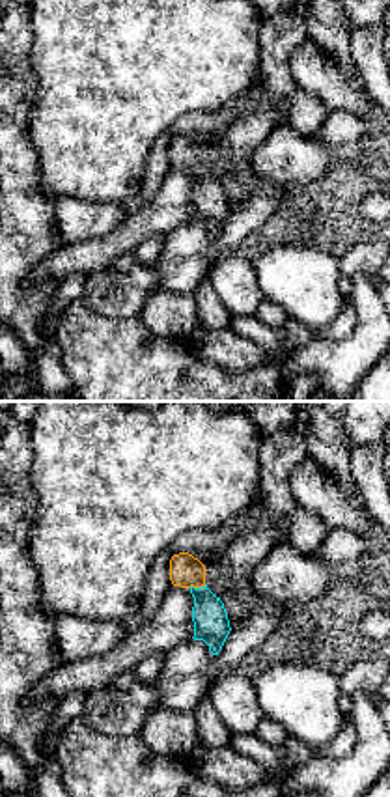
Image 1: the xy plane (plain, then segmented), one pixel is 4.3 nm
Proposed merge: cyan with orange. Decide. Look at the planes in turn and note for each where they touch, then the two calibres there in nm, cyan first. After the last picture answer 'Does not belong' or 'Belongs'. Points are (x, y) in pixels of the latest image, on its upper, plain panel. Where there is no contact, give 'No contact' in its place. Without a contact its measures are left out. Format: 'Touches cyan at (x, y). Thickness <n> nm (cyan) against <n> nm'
Touches cyan at (196, 170). Thickness 150 nm (cyan) against 140 nm

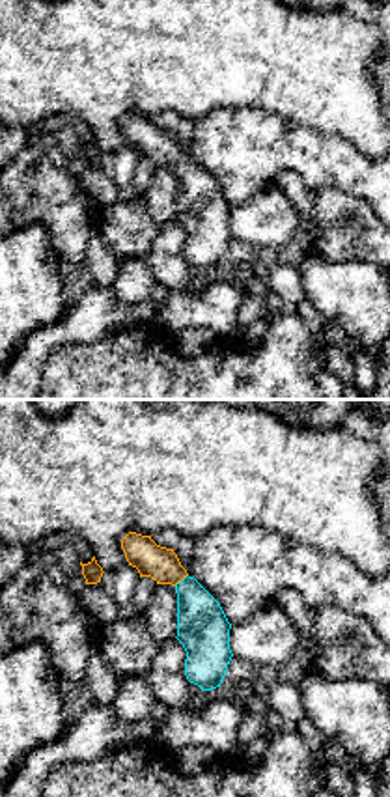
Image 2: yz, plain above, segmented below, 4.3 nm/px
Touches cyan at (181, 163). Thickness 220 nm (cyan) against 150 nm

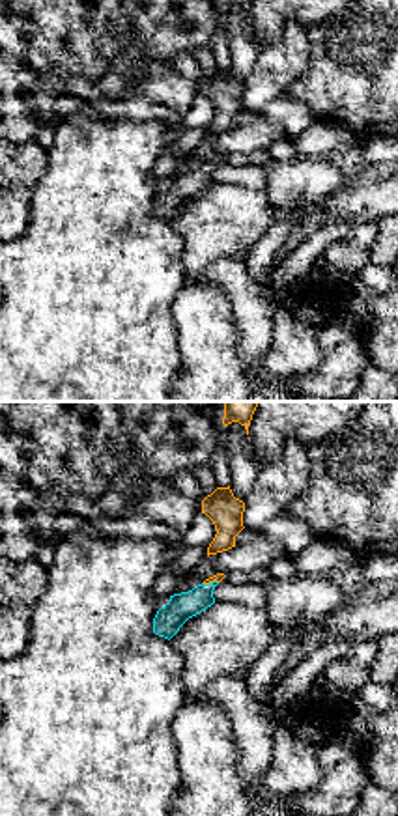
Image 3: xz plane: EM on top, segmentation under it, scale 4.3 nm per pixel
Touches cyan at (210, 165). Thickness 120 nm (cyan) against 40 nm

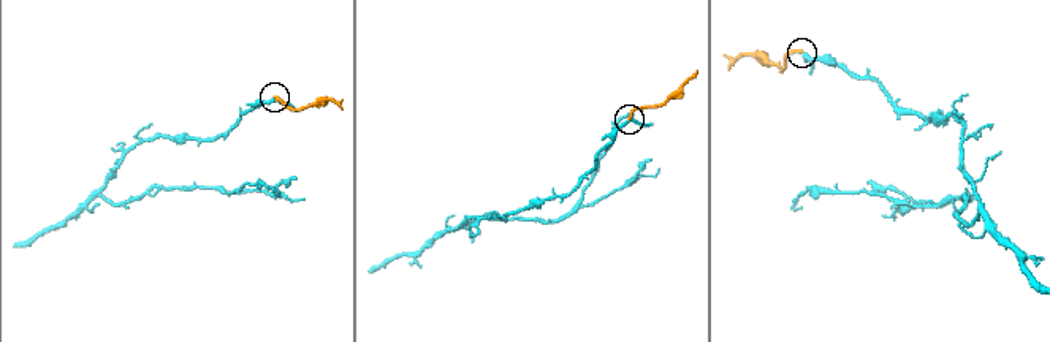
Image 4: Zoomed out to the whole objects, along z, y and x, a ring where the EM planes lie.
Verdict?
Belongs

